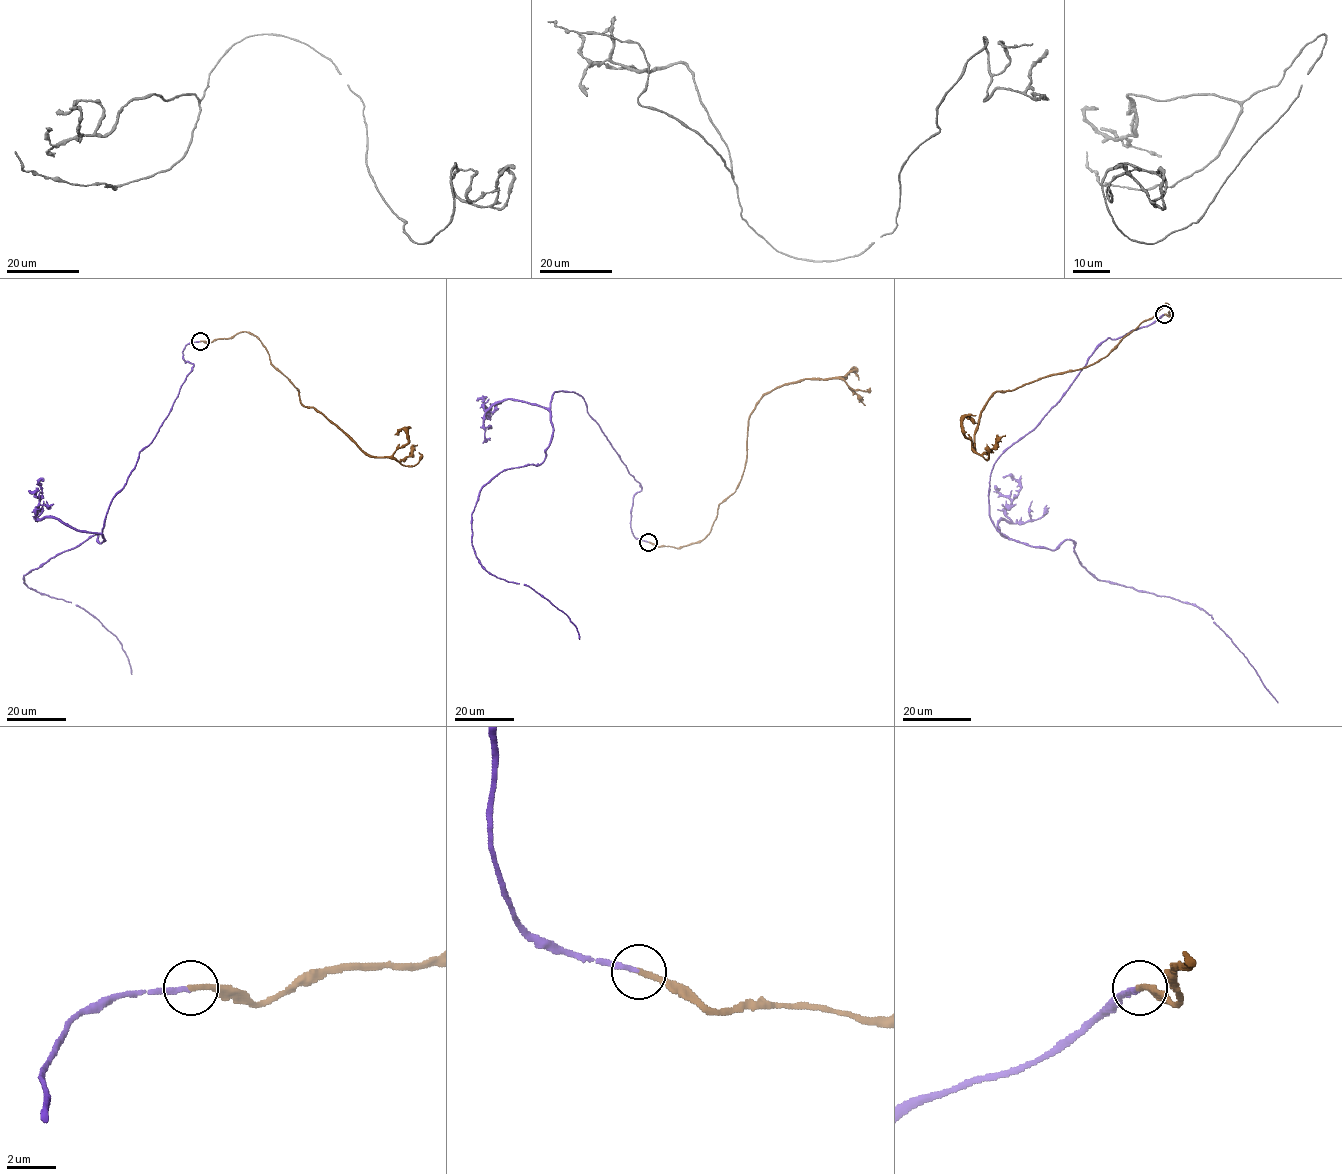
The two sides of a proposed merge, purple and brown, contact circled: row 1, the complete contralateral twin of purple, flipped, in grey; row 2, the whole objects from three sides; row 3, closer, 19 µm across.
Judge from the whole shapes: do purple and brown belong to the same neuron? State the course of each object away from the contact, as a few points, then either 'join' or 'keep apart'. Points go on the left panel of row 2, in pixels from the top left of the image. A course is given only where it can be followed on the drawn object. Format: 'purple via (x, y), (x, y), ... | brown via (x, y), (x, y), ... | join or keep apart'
purple via (200, 341), (182, 351), (193, 367), (113, 498), (105, 540), (24, 575), (93, 615), (131, 674) | brown via (200, 341), (252, 333), (299, 390), (300, 402), (365, 452), (390, 457), (408, 442), (403, 429), (394, 435) | join

